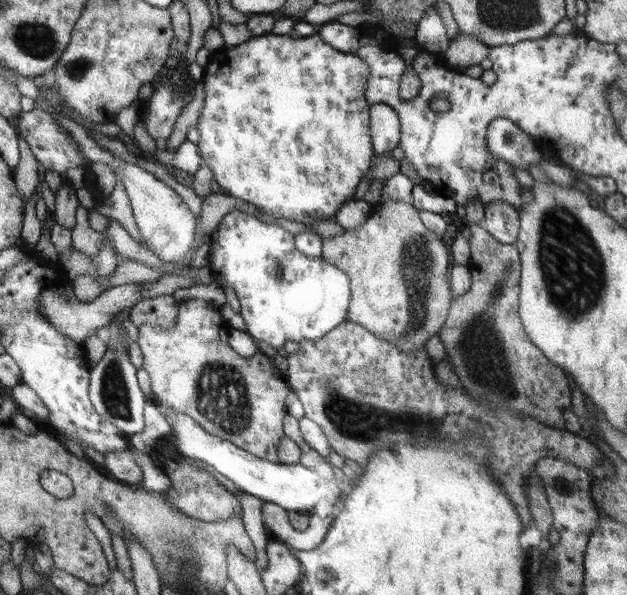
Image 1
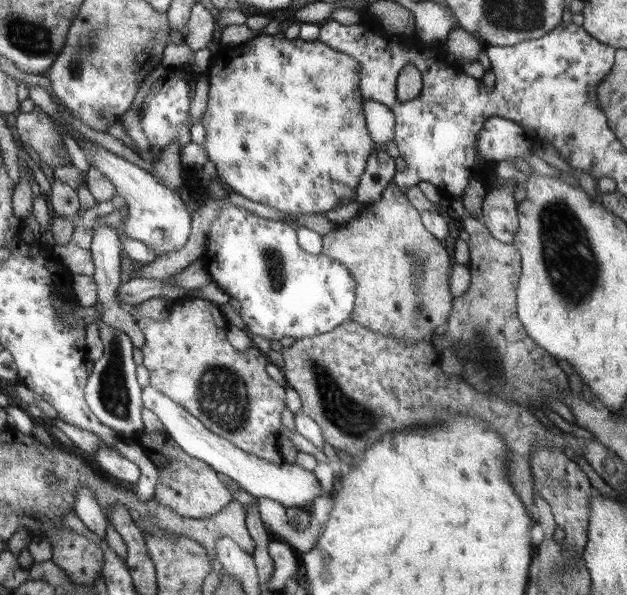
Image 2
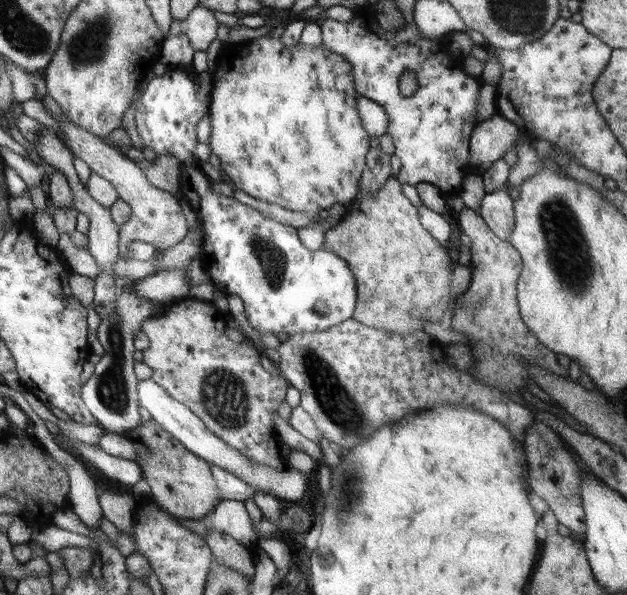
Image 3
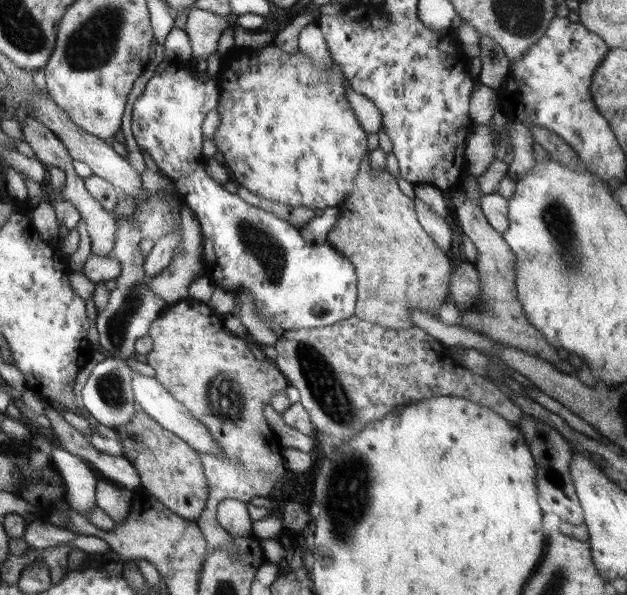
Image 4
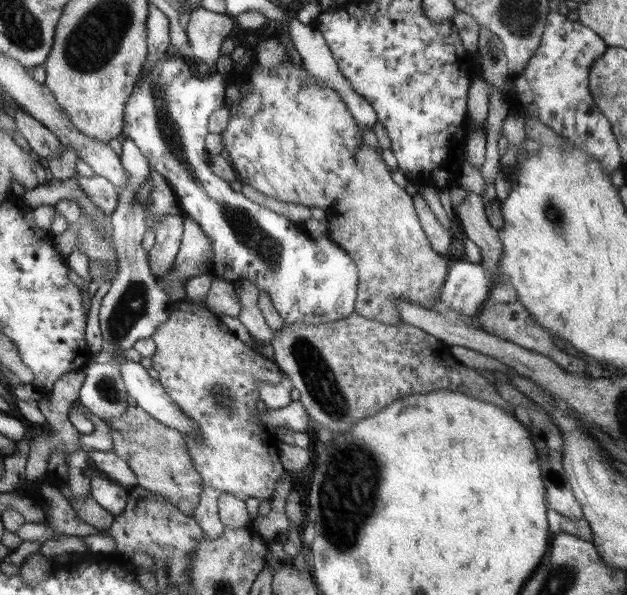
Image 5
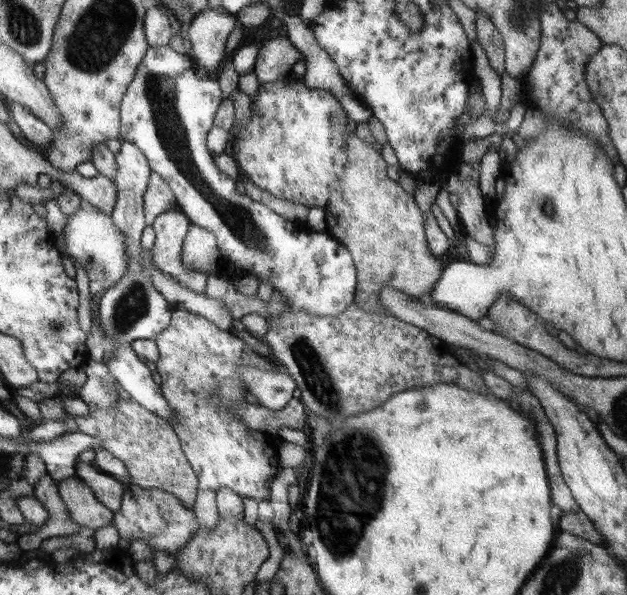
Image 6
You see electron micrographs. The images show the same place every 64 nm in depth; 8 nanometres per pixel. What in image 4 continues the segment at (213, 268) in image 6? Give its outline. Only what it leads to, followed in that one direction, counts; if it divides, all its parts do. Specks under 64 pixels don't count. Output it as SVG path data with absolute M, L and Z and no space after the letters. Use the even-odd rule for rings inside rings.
M183 206L179 212L179 228L183 232L181 236L181 246L179 252L175 254L175 260L157 276L151 276L149 280L149 290L159 296L165 304L177 304L181 300L187 300L187 288L199 274L205 274L205 264L203 264L203 236L201 236L201 224L195 220L193 212Z

